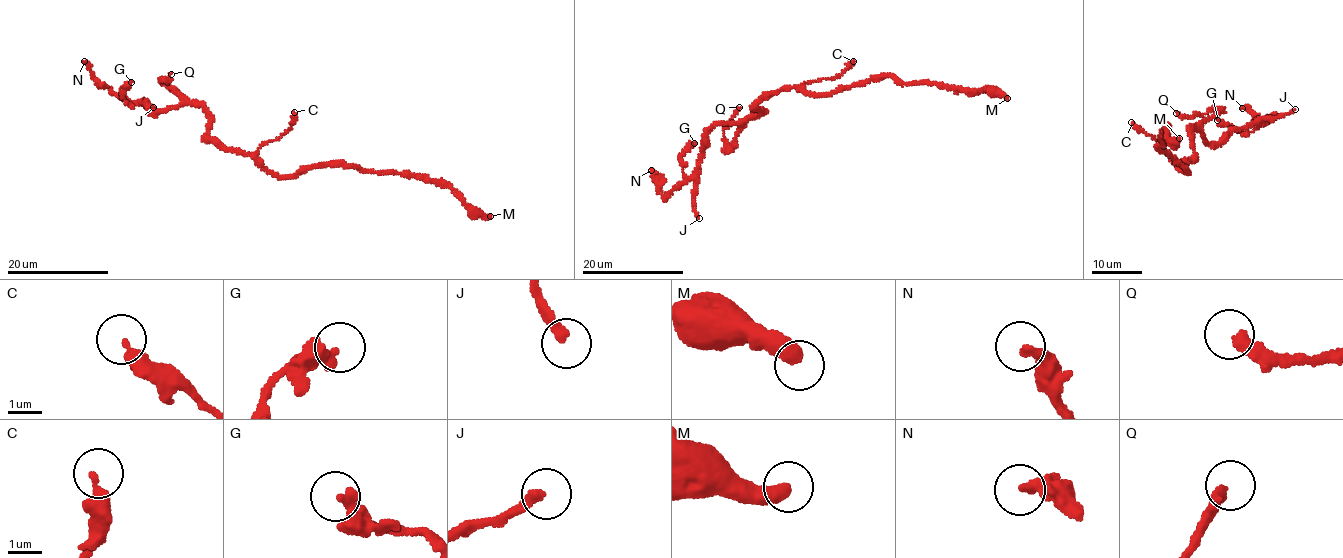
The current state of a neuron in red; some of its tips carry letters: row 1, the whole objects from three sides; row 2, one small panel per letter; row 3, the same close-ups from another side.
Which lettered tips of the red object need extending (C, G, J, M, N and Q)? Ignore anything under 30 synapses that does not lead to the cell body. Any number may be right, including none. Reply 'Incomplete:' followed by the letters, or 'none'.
Incomplete: J

